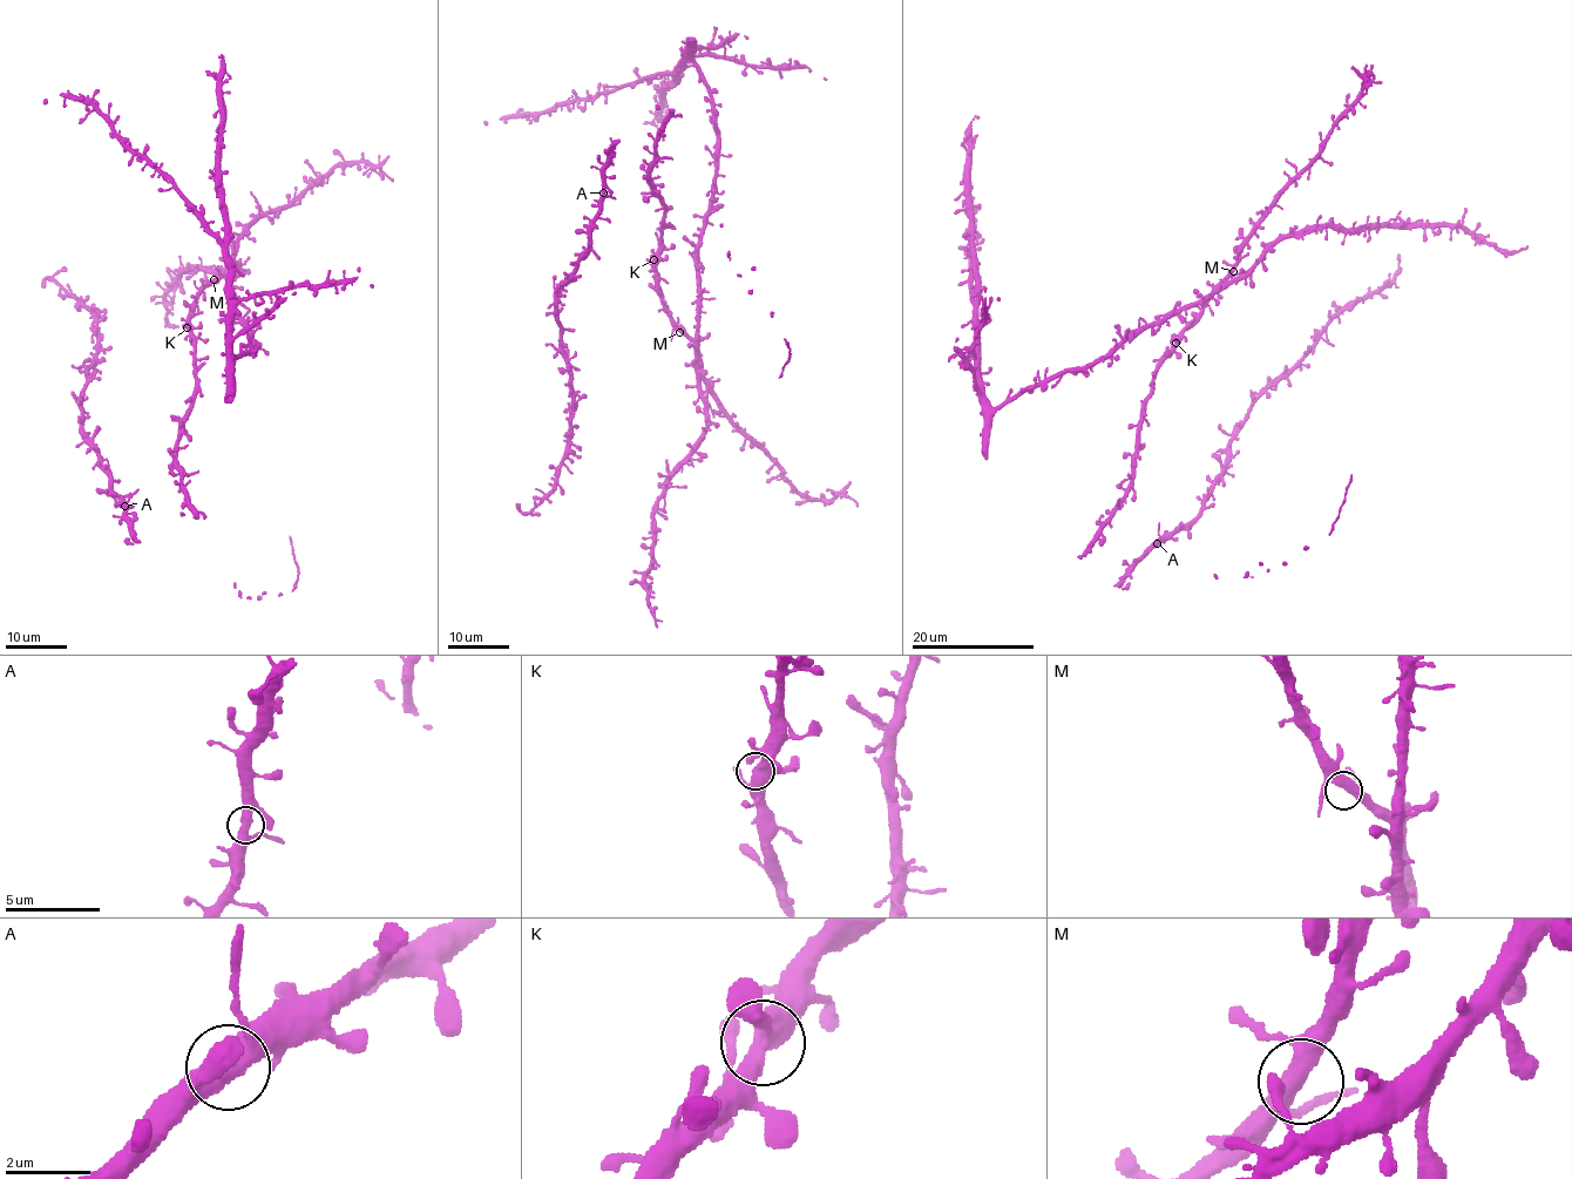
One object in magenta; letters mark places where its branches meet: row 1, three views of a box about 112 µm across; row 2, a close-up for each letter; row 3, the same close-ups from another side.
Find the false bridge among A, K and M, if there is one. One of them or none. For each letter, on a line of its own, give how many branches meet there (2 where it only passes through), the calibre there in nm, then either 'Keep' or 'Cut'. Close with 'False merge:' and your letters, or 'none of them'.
A: Branches: 3. Thickness 440 nm. Keep
K: Branches: 3. Thickness 440 nm. Keep
M: Branches: 3. Thickness 400 nm. Keep
False merge: none of them

